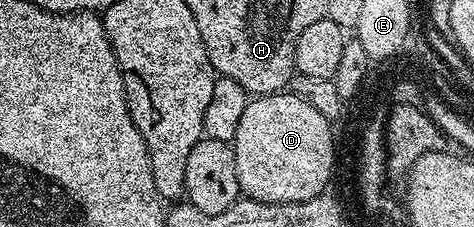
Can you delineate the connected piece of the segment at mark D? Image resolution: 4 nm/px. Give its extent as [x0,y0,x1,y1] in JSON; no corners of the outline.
[232,93,336,203]

